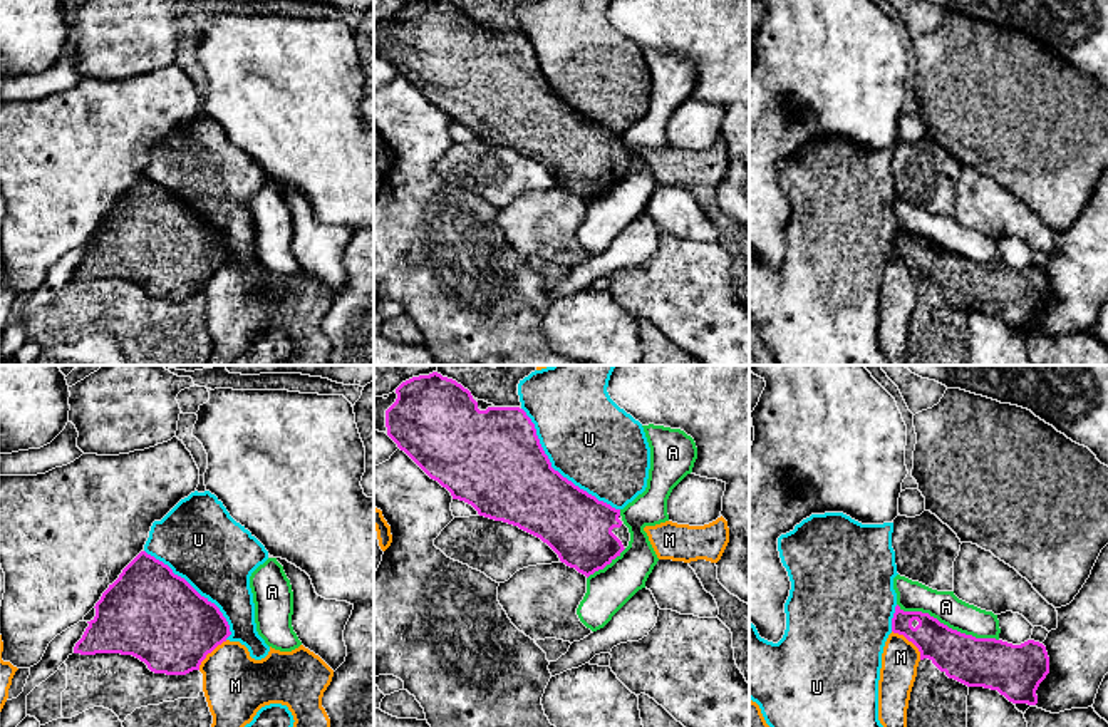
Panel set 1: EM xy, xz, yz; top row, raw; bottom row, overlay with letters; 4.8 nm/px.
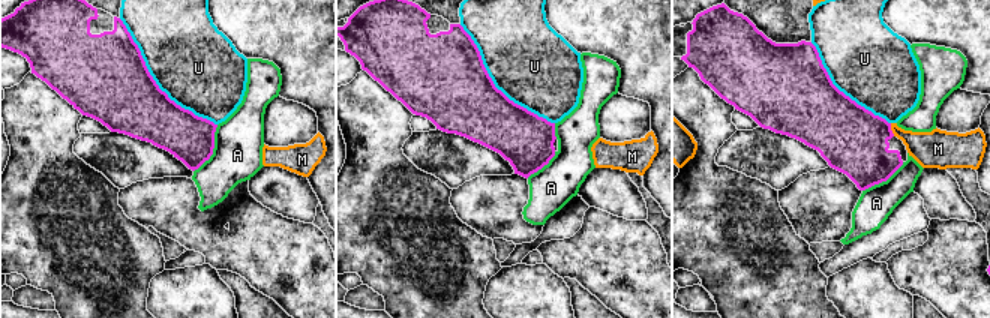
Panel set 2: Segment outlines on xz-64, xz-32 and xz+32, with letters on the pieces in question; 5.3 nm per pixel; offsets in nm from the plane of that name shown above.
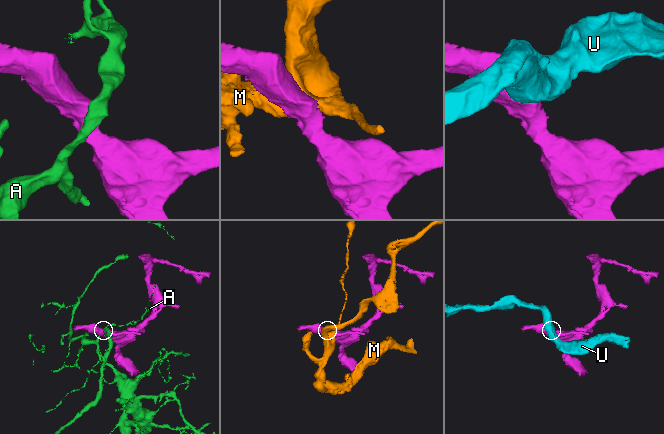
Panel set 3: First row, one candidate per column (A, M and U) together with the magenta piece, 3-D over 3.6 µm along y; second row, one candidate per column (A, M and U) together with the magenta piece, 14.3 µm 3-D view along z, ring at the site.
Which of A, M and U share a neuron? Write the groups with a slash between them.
A / M / U

